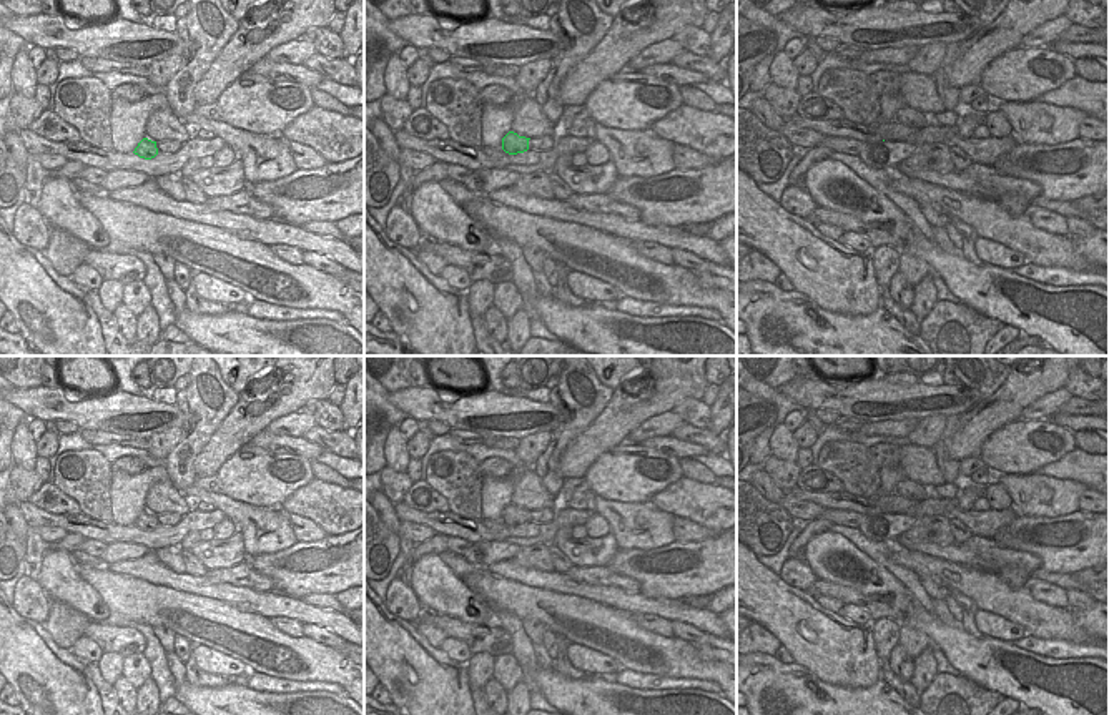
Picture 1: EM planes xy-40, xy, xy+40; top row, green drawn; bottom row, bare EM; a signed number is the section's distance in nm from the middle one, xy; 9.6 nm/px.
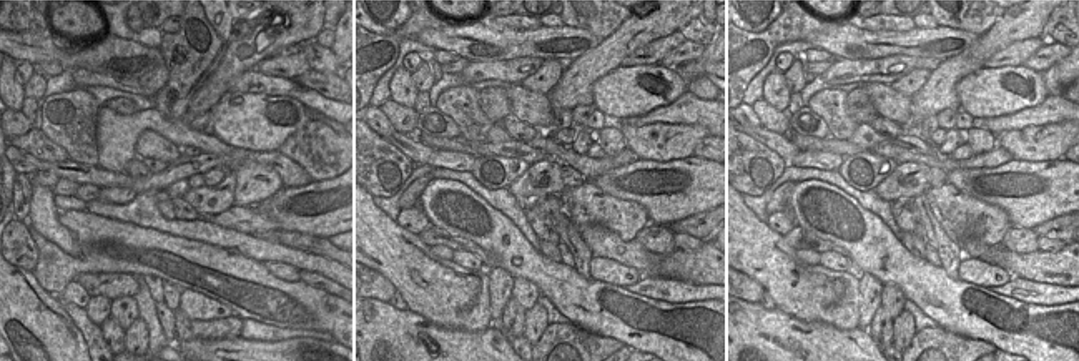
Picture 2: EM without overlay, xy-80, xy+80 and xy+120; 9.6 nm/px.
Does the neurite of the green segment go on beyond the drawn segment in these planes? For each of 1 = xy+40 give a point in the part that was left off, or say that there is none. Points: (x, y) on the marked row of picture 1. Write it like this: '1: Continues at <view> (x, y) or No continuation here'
1: No continuation here.

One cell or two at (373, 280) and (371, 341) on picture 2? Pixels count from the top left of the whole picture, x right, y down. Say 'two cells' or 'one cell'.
two cells

